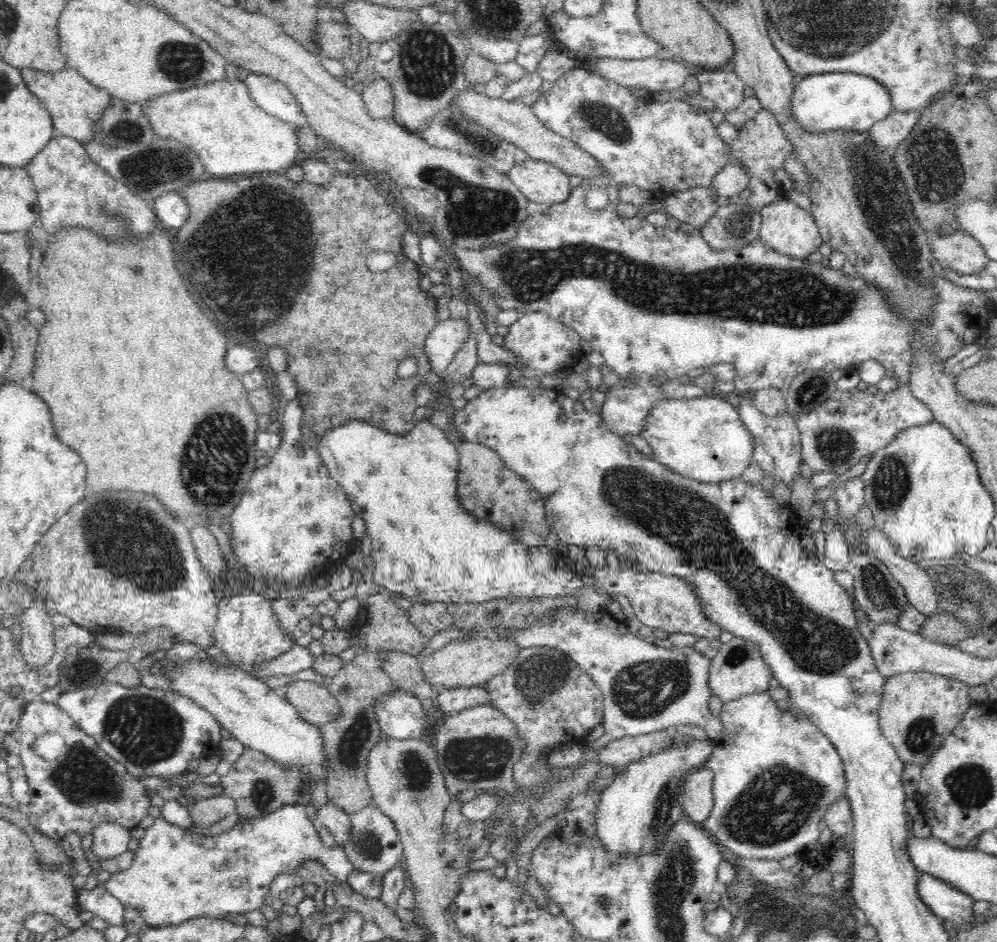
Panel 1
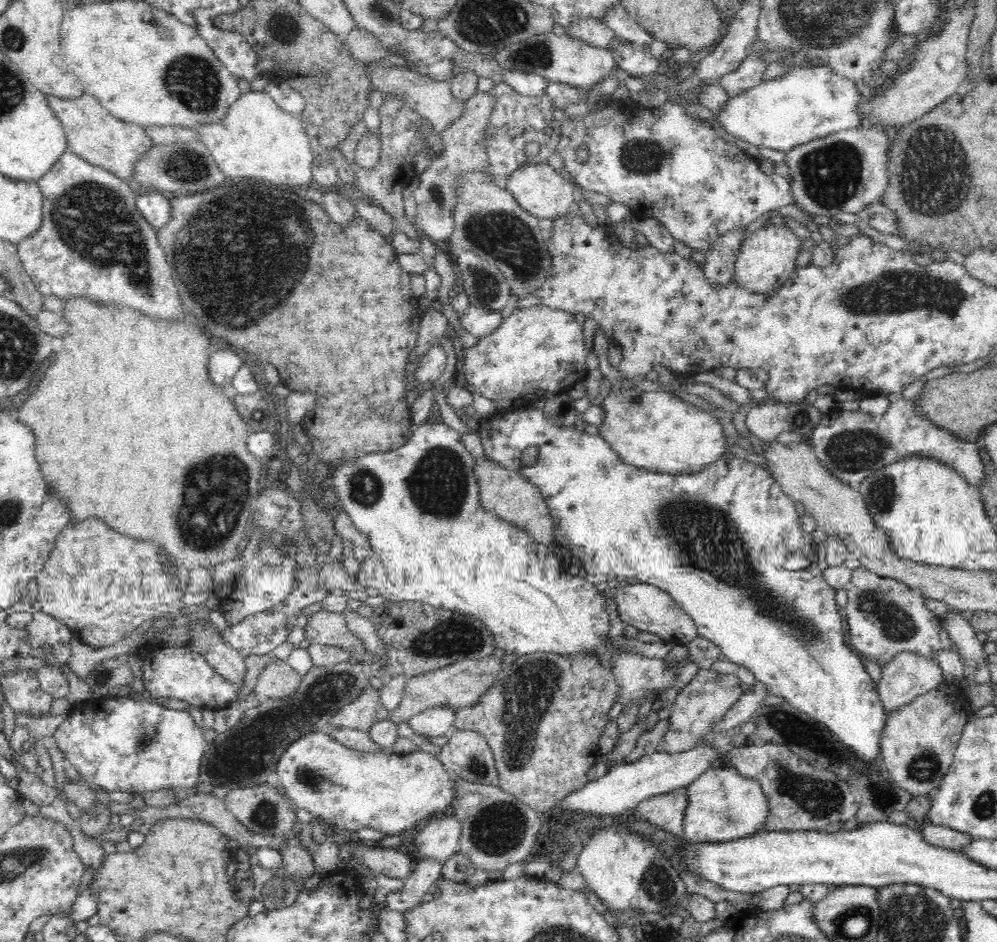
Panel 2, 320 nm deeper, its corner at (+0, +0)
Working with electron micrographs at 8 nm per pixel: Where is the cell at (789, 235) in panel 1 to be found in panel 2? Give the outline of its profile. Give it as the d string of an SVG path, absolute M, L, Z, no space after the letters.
M765 223L764 226L758 227L751 236L743 240L742 250L736 260L734 282L764 295L773 294L778 287L784 286L784 282L788 282L792 271L796 269L800 246L807 247L807 244L787 226Z

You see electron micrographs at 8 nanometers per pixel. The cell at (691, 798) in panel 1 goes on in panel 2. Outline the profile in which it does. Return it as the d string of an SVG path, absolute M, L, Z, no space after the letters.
M688 787L657 794L637 804L629 816L646 820L680 838L684 838L684 816L688 808Z

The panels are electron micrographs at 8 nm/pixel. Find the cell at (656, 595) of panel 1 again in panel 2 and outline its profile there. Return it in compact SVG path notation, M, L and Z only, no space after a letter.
M645 582L616 588L614 599L617 602L619 616L625 625L636 627L639 631L651 632L662 639L662 642L687 646L699 637L696 623L690 615L682 610L677 602L659 586Z

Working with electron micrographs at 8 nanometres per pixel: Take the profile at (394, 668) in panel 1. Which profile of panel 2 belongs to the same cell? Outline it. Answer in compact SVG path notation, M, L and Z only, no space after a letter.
M323 608L309 616L305 628L305 640L312 643L327 644L346 650L353 663L372 665L375 655L366 644L348 629L343 613L328 612Z

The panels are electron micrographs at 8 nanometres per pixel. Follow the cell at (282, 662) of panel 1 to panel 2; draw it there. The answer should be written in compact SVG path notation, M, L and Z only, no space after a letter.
M189 645L176 646L176 648L162 647L153 653L152 650L144 650L142 671L143 684L152 697L186 701L202 710L225 707L236 699L238 692L243 688L243 680L234 683L224 678Z

